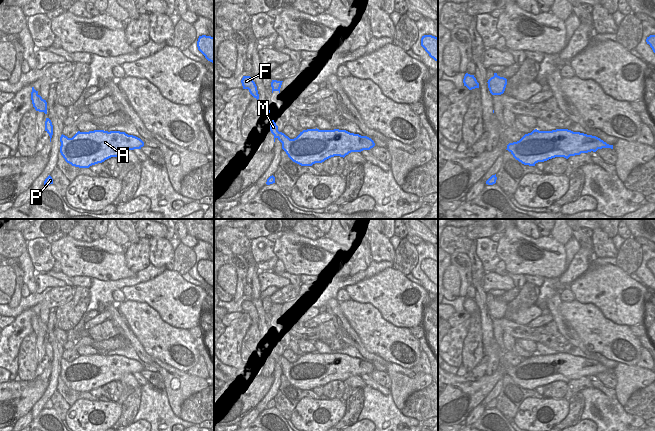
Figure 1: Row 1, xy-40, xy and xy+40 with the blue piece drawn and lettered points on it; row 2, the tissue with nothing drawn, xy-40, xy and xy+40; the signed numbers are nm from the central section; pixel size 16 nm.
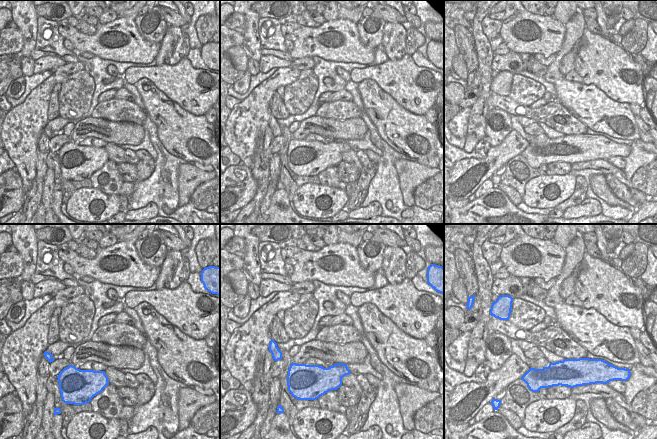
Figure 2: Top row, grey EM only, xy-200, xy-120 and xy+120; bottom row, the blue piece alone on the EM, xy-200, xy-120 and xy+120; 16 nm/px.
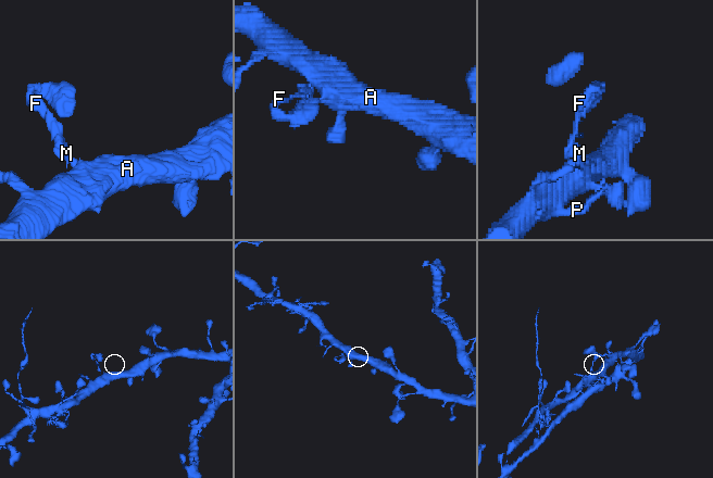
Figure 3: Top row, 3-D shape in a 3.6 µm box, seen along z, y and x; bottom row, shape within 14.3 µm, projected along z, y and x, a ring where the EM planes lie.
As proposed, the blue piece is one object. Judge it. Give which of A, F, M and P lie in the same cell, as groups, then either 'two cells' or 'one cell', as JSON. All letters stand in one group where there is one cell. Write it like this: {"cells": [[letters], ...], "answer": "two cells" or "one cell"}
{"cells": [["A", "F", "M", "P"]], "answer": "one cell"}

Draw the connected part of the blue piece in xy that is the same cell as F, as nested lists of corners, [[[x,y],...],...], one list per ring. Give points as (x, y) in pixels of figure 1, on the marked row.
[[[243,76],[241,83],[242,83],[243,89],[248,89],[250,94],[258,101],[259,94],[258,94],[257,86],[253,81],[253,79],[250,76]]]

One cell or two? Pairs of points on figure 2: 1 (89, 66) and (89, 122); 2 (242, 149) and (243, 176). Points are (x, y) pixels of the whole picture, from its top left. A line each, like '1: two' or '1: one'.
1: two
2: two

